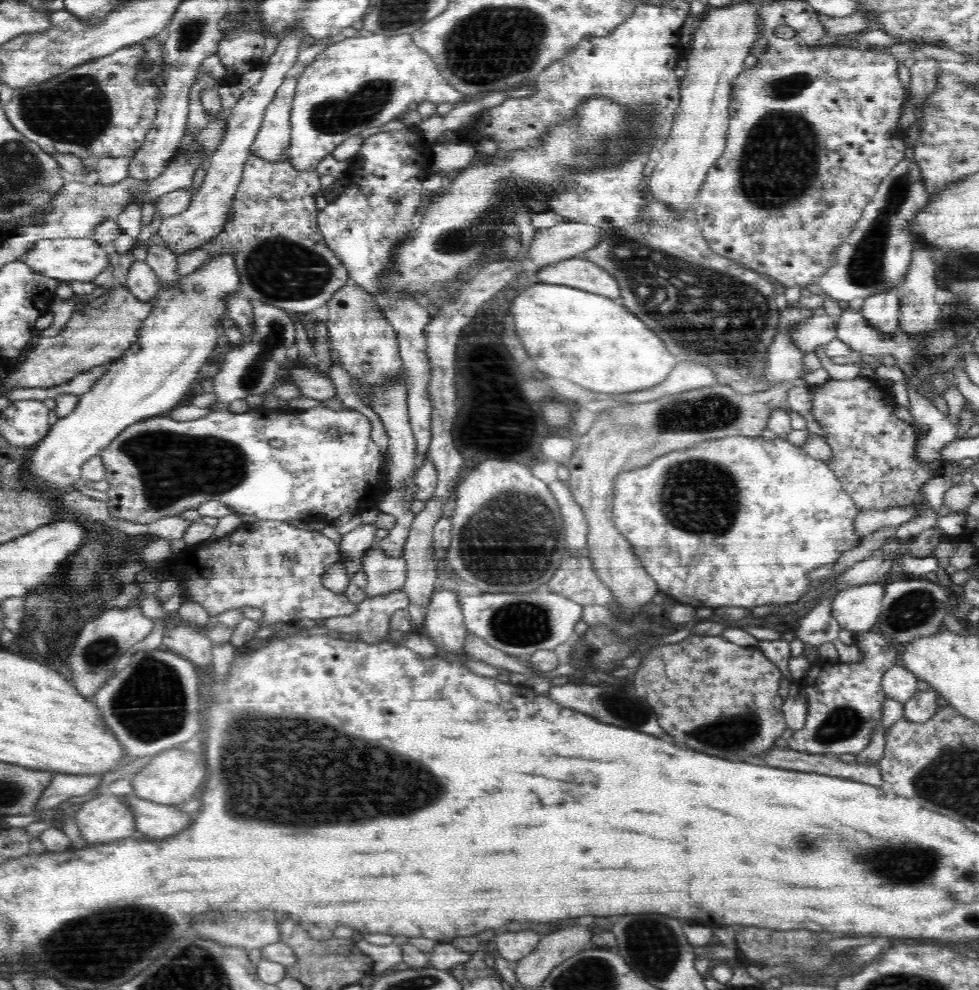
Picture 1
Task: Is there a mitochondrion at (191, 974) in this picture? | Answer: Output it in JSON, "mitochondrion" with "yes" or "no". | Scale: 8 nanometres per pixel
{"mitochondrion":"yes"}

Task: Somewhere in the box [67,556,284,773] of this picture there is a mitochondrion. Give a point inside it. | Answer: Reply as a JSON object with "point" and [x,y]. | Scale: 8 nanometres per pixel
{"point":[152,704]}

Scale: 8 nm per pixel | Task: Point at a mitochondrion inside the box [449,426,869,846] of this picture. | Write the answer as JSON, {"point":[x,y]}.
{"point":[511,539]}

